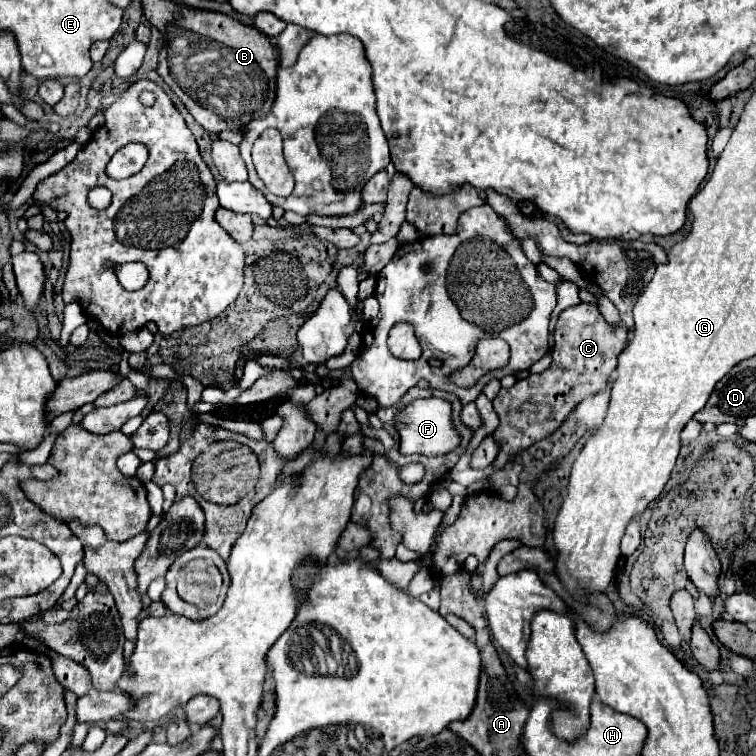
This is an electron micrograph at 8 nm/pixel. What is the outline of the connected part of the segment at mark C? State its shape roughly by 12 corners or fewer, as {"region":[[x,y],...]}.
{"region":[[593,304],[559,316],[551,366],[501,388],[501,470],[603,392],[627,346]]}

